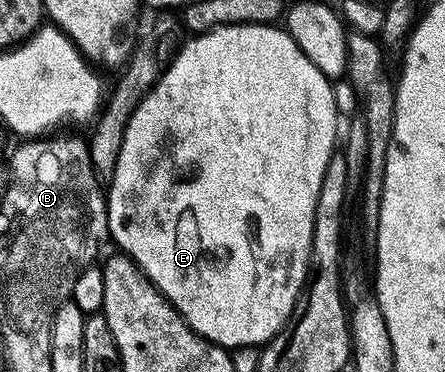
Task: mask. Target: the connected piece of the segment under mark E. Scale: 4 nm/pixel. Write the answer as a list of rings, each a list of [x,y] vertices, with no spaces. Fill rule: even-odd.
[[[231,25],[216,29],[213,33],[201,33],[192,42],[185,44],[168,66],[152,94],[141,103],[130,119],[126,139],[118,159],[116,174],[108,198],[108,231],[111,240],[121,254],[129,257],[140,270],[158,287],[161,295],[176,306],[182,319],[193,331],[207,341],[215,341],[229,351],[263,347],[283,331],[304,284],[312,262],[314,247],[314,223],[318,211],[318,199],[322,191],[322,179],[326,179],[326,167],[330,167],[336,149],[336,128],[340,117],[336,114],[336,93],[329,81],[294,43],[291,35],[280,27],[270,25]]]

